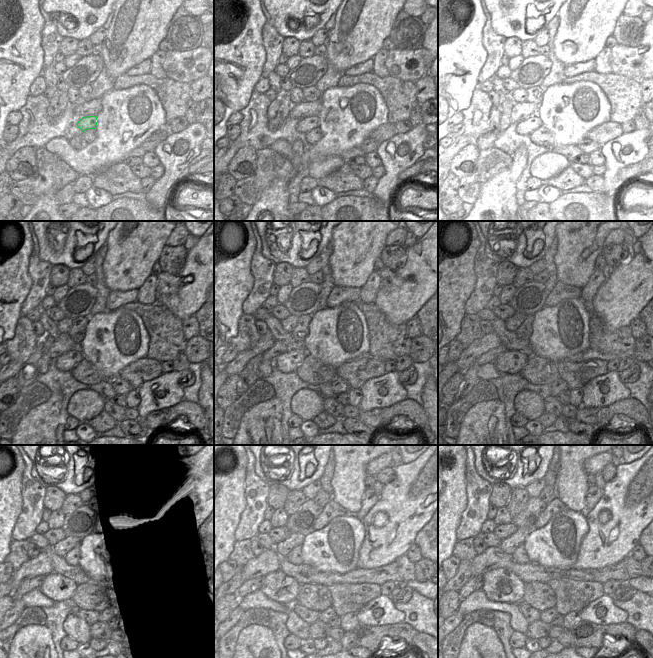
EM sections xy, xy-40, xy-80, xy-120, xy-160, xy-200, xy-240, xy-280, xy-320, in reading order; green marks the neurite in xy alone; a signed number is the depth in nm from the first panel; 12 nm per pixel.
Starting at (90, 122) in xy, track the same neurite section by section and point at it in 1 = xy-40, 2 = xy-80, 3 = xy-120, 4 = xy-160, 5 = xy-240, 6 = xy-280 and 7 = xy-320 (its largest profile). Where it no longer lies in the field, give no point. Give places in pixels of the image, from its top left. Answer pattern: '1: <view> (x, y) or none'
1: xy-40 (306, 124)
2: xy-80 (526, 127)
3: xy-120 (66, 362)
4: xy-160 (288, 362)
5: xy-240 (57, 587)
6: xy-280 (279, 587)
7: xy-320 (500, 585)

